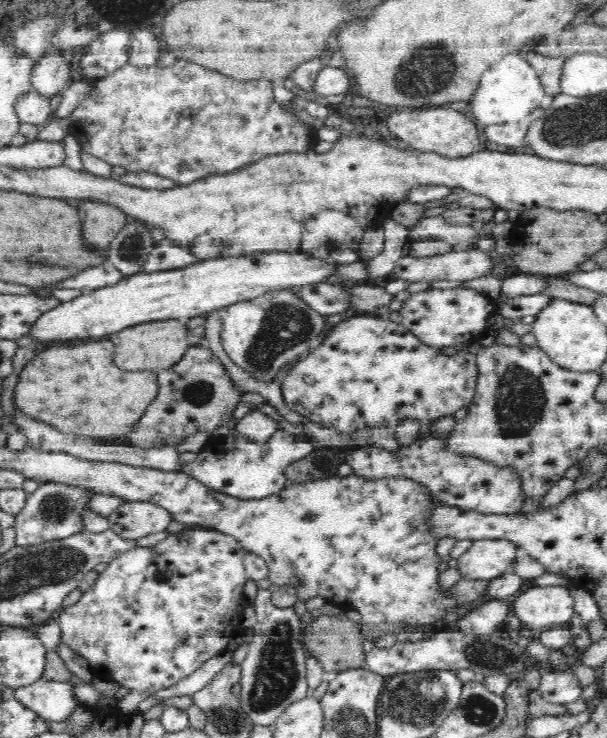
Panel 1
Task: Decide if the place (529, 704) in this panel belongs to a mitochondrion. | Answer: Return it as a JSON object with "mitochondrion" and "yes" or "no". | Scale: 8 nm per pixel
{"mitochondrion":"no"}

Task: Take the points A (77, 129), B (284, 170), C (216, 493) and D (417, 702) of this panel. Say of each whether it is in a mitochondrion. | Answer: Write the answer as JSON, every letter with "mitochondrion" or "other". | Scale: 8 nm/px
{"A":"other","B":"mitochondrion","C":"other","D":"mitochondrion"}

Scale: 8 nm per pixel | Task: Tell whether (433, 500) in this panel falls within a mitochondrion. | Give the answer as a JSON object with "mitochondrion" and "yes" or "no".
{"mitochondrion":"no"}

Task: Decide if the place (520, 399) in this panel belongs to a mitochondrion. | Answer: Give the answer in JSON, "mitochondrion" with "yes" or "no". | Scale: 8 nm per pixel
{"mitochondrion":"yes"}

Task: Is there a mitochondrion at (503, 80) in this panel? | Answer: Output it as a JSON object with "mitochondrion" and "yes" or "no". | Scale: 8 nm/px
{"mitochondrion":"no"}

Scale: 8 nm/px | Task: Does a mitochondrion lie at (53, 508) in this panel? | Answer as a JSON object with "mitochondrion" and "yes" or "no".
{"mitochondrion":"yes"}

